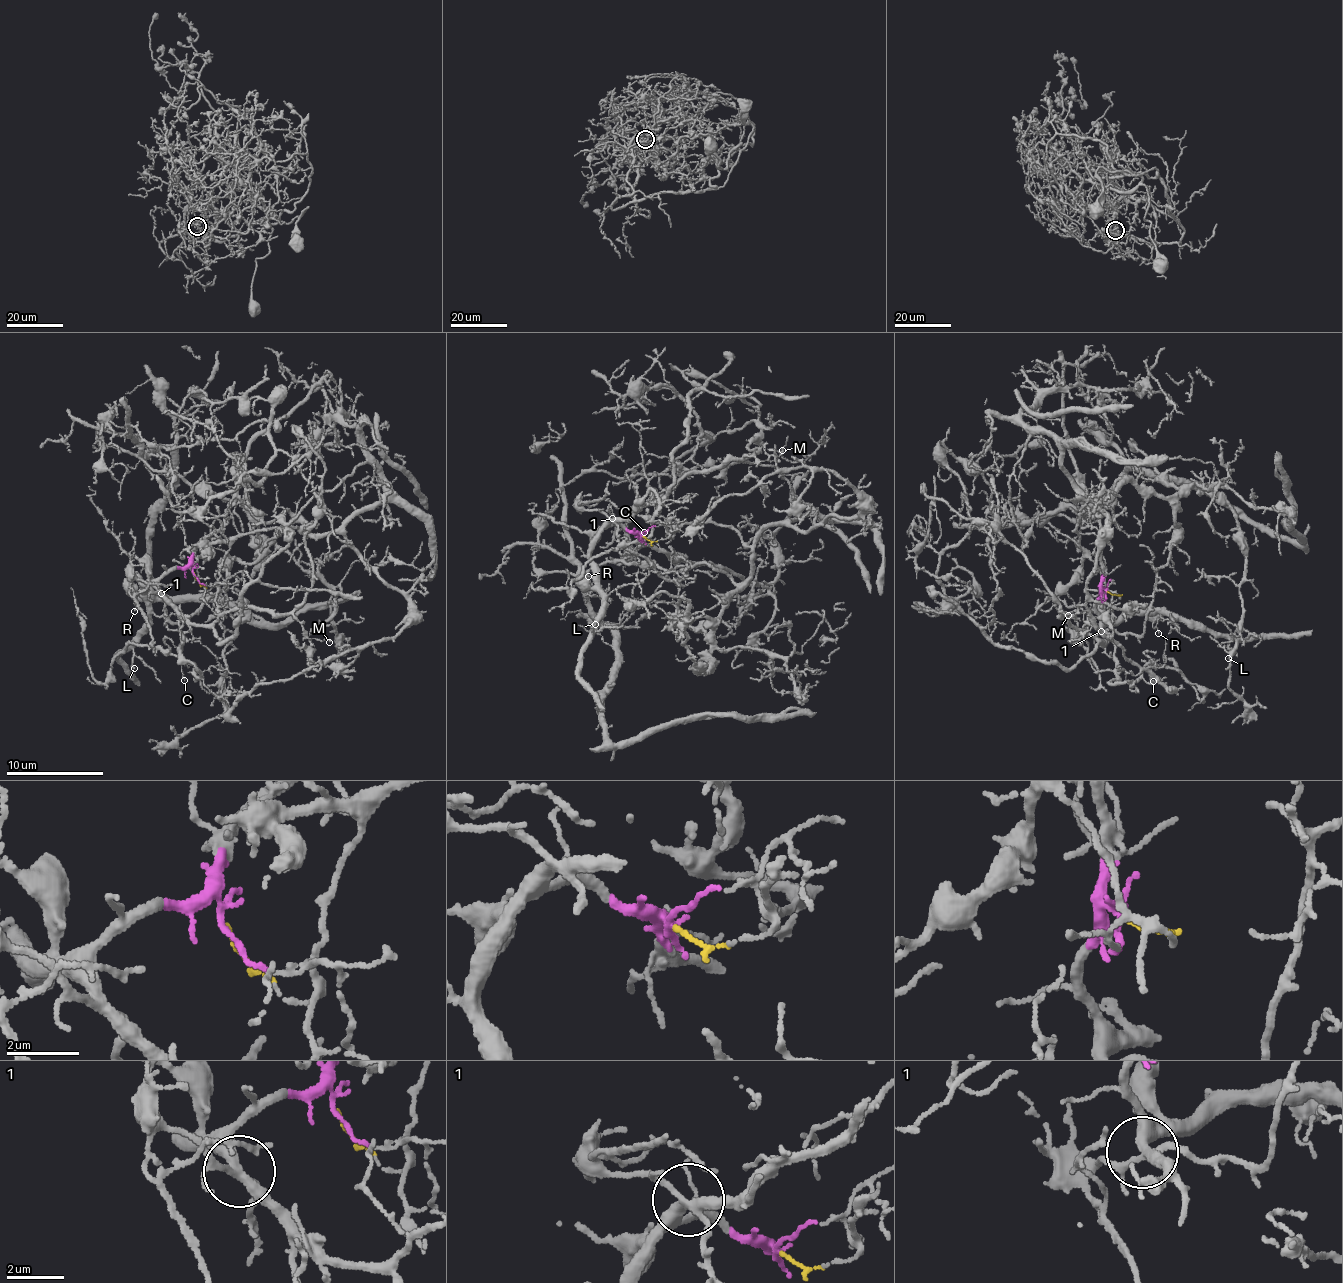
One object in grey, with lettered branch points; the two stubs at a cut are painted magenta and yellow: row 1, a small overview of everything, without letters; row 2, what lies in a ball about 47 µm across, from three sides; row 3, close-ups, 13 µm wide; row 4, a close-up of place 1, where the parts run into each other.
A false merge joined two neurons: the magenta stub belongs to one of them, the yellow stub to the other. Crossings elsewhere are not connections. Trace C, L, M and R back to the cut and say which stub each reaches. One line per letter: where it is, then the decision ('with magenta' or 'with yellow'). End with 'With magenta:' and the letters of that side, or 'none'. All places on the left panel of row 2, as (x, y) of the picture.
C: (184, 680) | with magenta
L: (134, 668) | with magenta
M: (329, 642) | with magenta
R: (134, 611) | with magenta
With magenta: C, L, M, R

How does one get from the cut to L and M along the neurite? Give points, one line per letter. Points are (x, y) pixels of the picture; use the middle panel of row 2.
L: (641, 535), (615, 524), (601, 531), (590, 552), (595, 590), (603, 597), (603, 611), (596, 624)
M: (641, 535), (609, 518), (660, 499), (694, 471), (743, 457), (776, 461), (781, 450)

